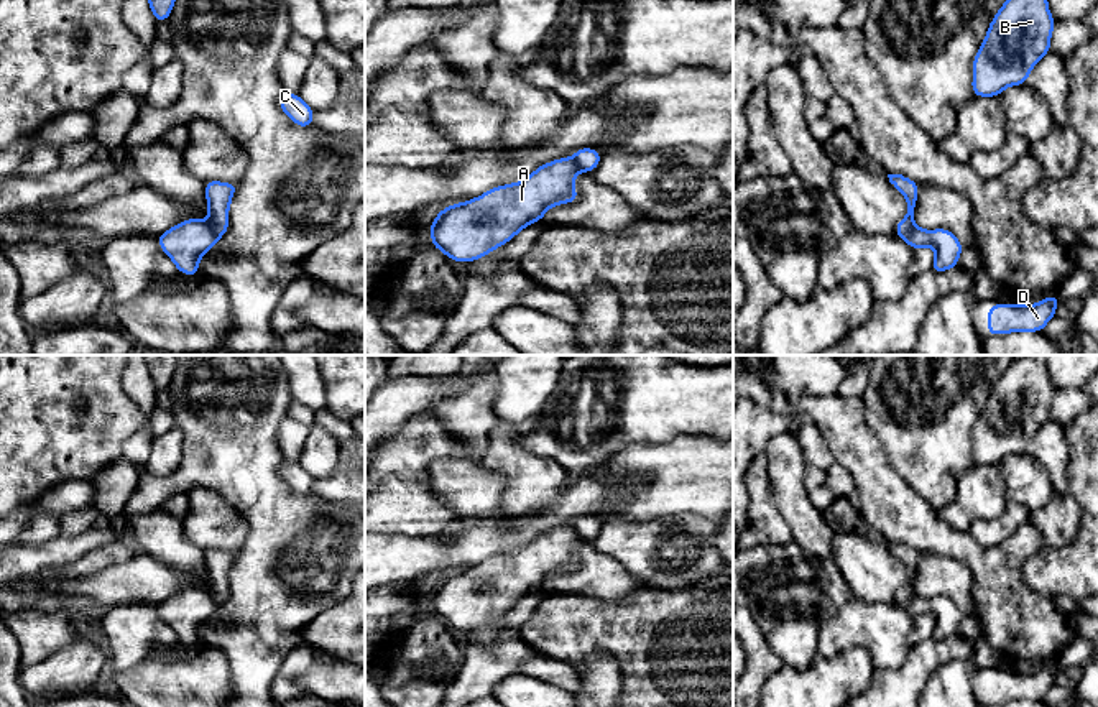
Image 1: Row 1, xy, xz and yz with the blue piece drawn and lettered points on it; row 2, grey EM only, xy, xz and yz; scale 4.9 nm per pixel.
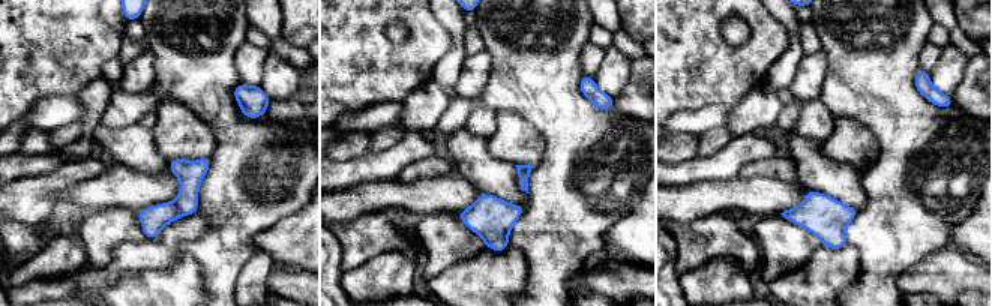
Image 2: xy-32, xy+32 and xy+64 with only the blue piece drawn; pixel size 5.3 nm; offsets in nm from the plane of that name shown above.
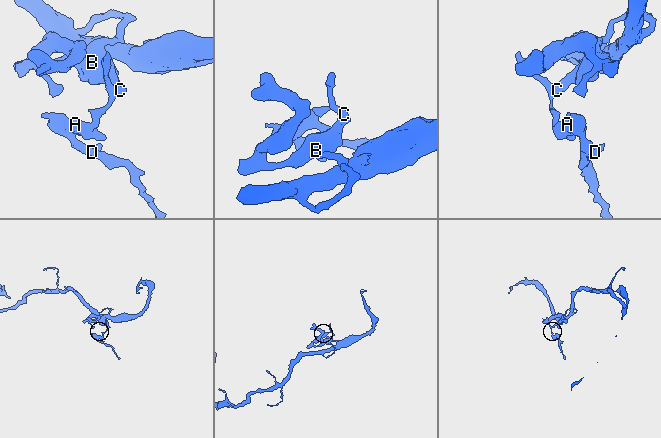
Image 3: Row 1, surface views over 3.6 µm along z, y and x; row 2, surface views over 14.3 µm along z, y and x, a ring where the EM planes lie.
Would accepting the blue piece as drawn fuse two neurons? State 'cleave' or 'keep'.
cleave

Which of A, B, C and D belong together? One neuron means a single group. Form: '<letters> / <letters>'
A D / B C

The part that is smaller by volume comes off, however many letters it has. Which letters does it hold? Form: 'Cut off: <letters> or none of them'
Cut off: A, D

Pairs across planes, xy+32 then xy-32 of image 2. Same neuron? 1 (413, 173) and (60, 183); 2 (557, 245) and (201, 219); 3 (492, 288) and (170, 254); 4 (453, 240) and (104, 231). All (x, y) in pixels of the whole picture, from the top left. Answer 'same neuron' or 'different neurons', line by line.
1: same neuron
2: different neurons
3: different neurons
4: same neuron

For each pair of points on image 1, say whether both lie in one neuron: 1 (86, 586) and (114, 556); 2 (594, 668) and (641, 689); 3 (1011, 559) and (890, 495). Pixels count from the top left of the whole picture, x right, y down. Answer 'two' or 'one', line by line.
1: two
2: two
3: one

